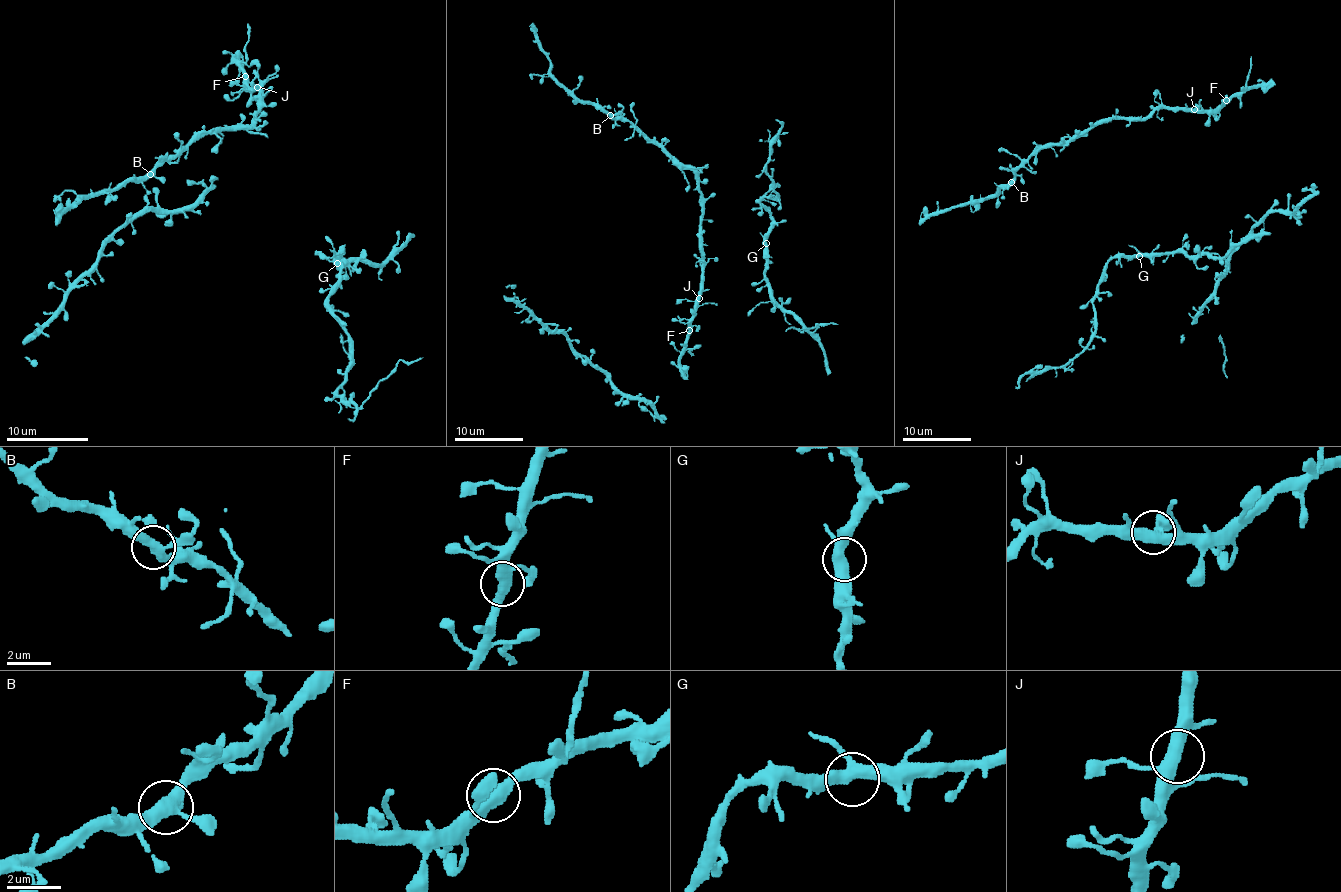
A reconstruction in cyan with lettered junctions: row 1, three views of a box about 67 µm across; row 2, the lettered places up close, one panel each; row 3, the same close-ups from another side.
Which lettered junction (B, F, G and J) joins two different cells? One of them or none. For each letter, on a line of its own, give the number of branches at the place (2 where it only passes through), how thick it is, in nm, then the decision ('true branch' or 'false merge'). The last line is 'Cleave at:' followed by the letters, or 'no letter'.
B: 3 branches meet; 400 nm thick; true branch
F: 3 branches meet; 400 nm thick; true branch
G: 3 branches meet; 400 nm thick; true branch
J: 3 branches meet; 400 nm thick; true branch
Cleave at: no letter

